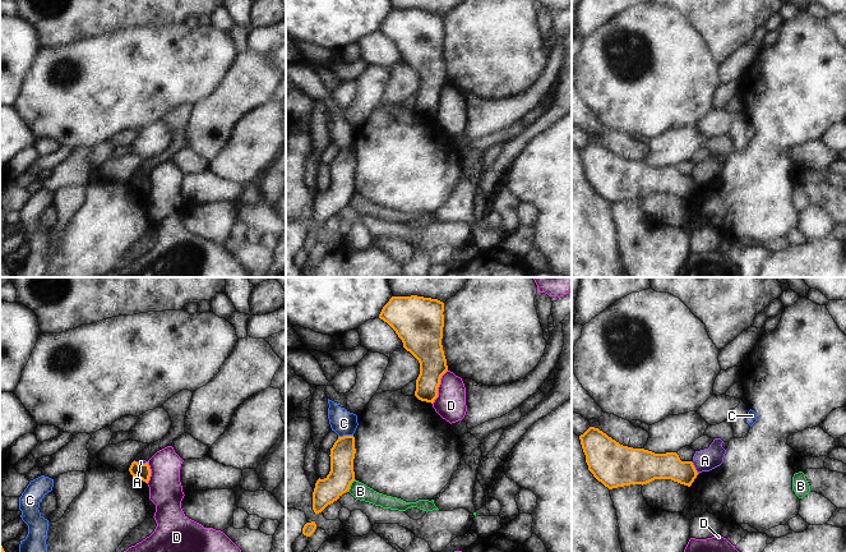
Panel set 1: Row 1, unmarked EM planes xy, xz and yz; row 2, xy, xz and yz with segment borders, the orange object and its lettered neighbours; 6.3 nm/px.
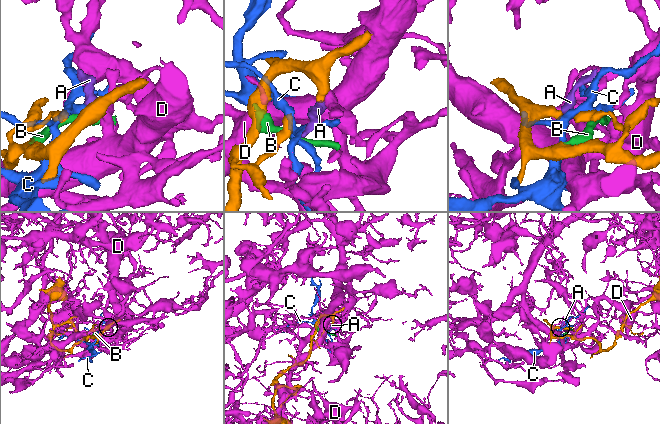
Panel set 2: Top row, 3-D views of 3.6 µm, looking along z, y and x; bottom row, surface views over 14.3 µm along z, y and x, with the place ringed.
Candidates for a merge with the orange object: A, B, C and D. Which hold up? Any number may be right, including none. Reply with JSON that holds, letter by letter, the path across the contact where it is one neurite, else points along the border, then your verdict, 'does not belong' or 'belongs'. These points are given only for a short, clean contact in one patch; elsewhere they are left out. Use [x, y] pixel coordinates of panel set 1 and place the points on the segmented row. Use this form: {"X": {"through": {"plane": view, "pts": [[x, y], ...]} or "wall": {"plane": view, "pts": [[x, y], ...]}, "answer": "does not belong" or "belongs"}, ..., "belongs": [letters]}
{"A": {"wall": {"plane": "yz", "pts": [[690, 461], [697, 473]]}, "answer": "does not belong"}, "B": {"answer": "does not belong"}, "C": {"answer": "does not belong"}, "D": {"wall": {"plane": "xz", "pts": [[447, 369], [440, 378], [438, 396], [431, 403]]}, "answer": "does not belong"}, "belongs": []}

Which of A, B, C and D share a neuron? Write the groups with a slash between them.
A / B / C / D

